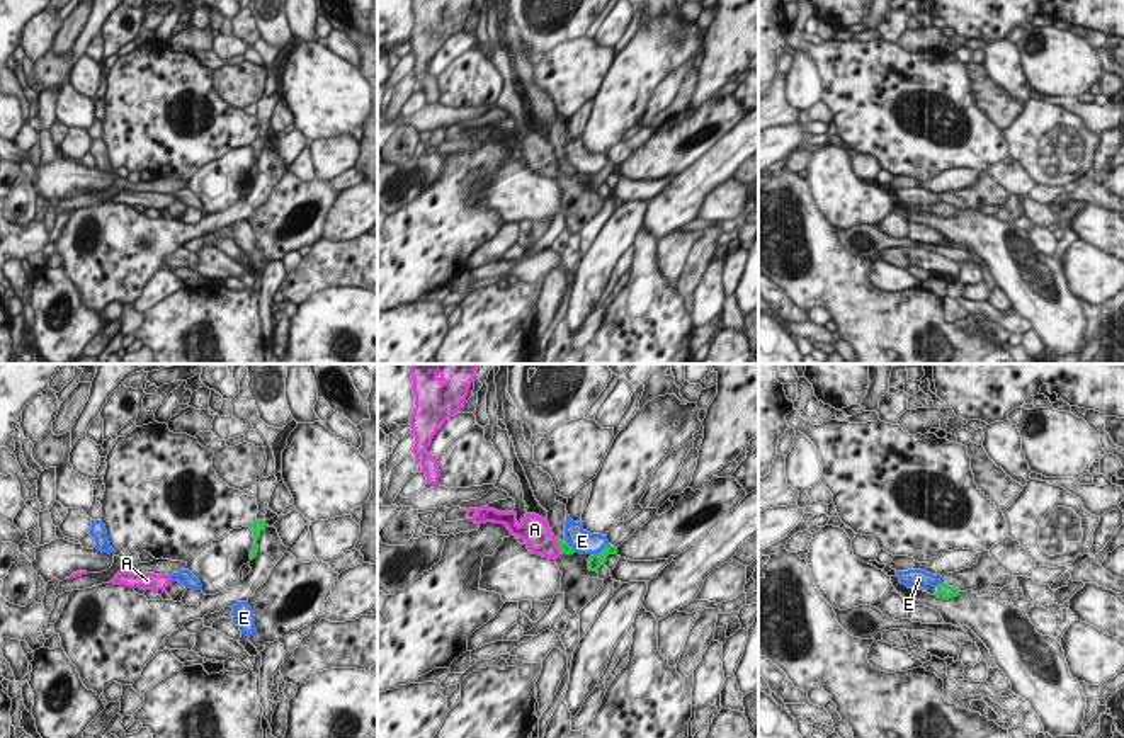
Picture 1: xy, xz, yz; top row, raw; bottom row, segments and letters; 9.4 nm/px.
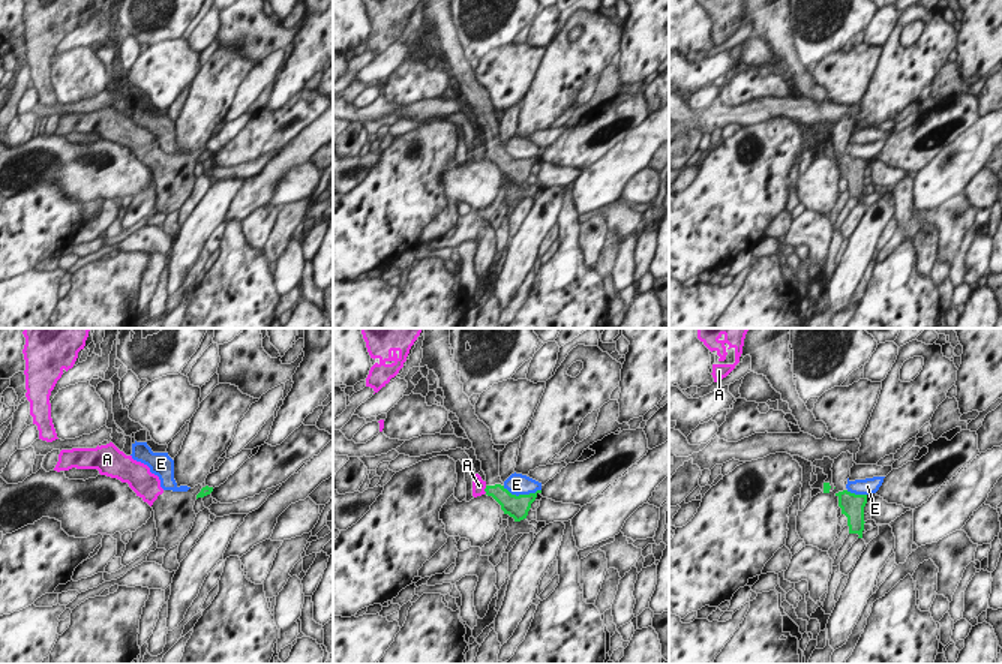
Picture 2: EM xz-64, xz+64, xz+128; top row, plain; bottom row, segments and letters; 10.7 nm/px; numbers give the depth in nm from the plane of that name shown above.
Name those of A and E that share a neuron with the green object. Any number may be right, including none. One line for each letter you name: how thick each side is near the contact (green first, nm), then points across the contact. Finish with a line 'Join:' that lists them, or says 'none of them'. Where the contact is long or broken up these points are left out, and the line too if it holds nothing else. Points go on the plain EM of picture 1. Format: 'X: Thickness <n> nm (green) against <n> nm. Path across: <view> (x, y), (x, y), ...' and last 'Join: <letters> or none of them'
Join: none of them

